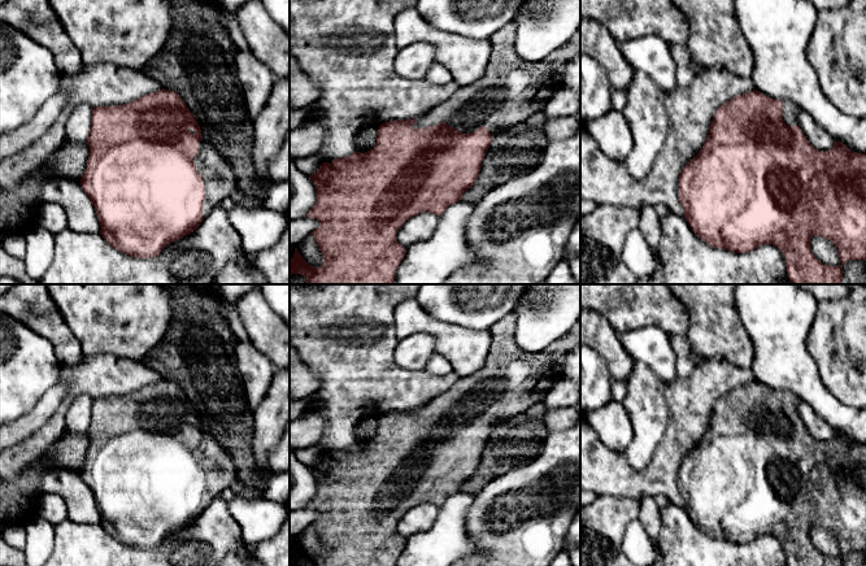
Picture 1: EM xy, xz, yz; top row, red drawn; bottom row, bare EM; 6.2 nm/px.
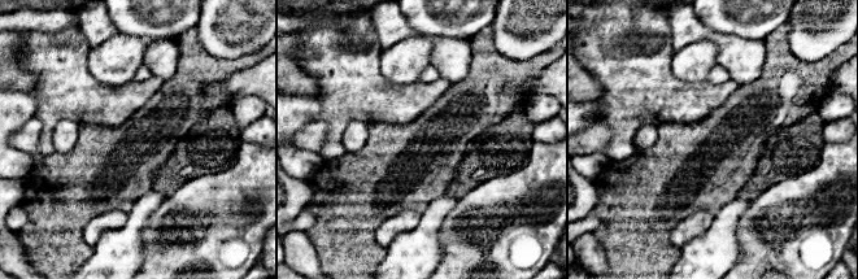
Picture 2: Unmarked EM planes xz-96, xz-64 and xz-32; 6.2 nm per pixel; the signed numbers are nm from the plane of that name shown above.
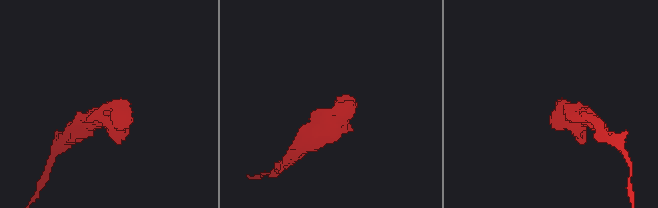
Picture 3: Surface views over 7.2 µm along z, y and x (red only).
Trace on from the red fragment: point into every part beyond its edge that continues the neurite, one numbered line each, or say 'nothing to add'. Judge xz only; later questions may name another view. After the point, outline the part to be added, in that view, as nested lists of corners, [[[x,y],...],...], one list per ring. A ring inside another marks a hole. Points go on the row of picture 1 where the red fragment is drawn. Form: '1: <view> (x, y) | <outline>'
1: xz (512, 90) | [[[514,22],[496,31],[489,38],[491,57],[484,75],[469,86],[460,86],[448,100],[419,117],[413,129],[426,129],[445,122],[462,134],[471,134],[486,126],[492,135],[496,135],[541,113],[552,93],[561,88],[565,65],[580,52],[580,26],[567,43],[539,62],[525,61],[518,56],[514,48],[514,32]]]

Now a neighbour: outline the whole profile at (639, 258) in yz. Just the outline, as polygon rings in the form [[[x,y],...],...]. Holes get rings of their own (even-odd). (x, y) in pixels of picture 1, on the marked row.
[[[639,228],[630,231],[626,236],[622,249],[622,257],[626,266],[637,279],[648,282],[657,273],[662,264],[650,251],[649,244]]]

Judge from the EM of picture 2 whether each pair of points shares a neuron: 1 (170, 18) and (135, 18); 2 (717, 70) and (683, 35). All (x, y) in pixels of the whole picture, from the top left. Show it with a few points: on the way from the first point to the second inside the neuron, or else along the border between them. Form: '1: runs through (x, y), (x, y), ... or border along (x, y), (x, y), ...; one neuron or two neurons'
1: runs through (161, 18), (144, 18); one neuron
2: border along (717, 64), (731, 78); two neurons

